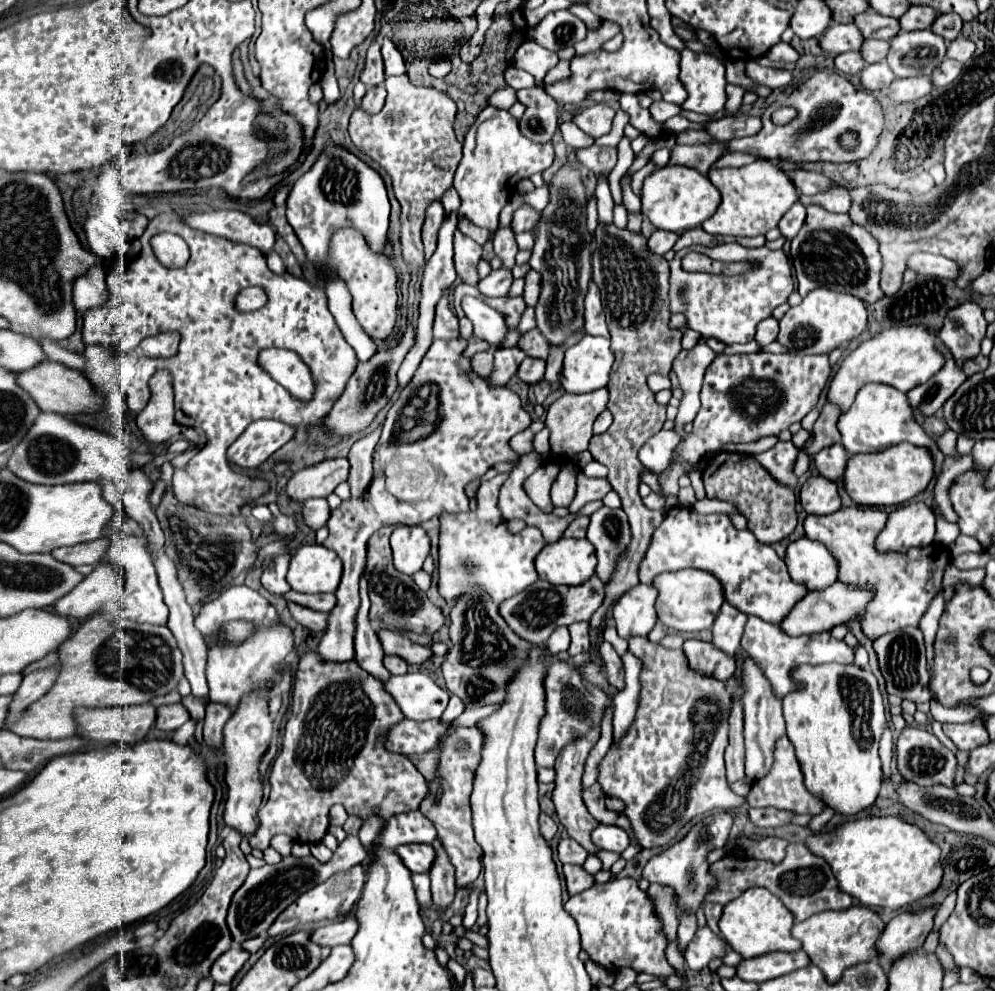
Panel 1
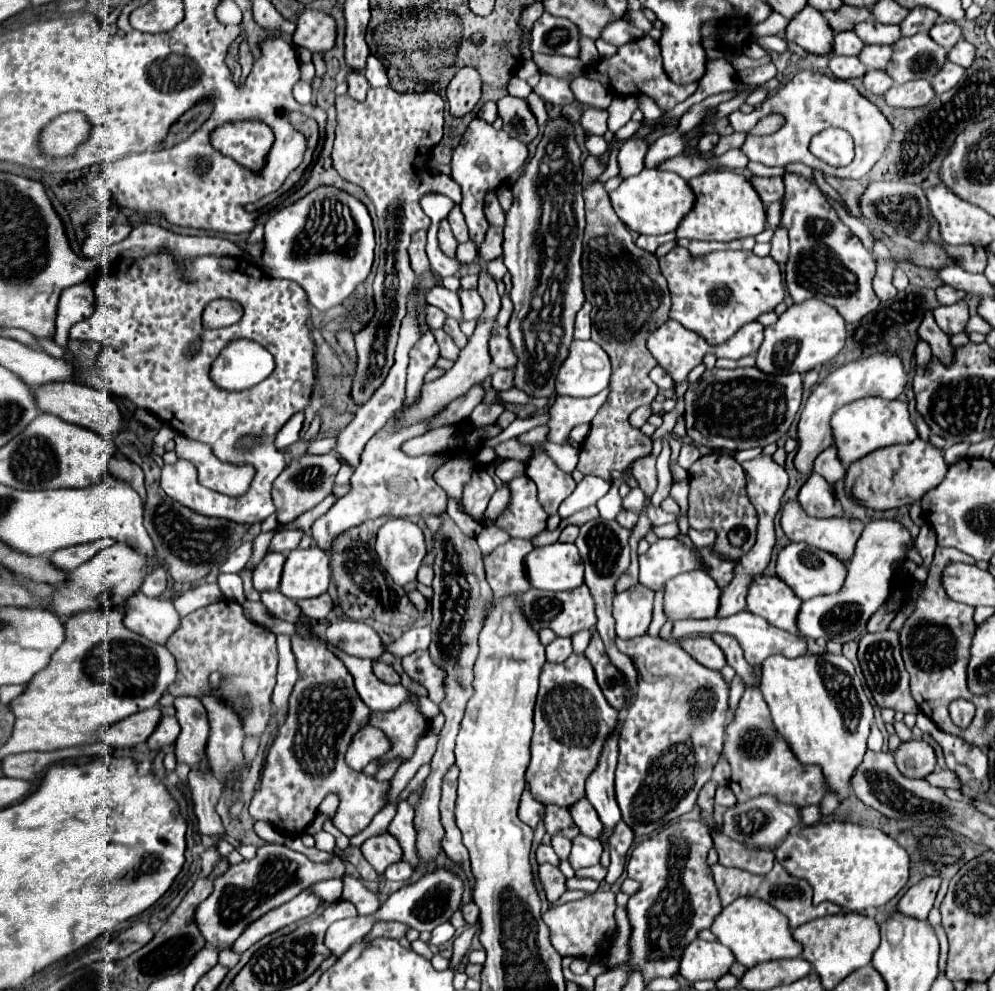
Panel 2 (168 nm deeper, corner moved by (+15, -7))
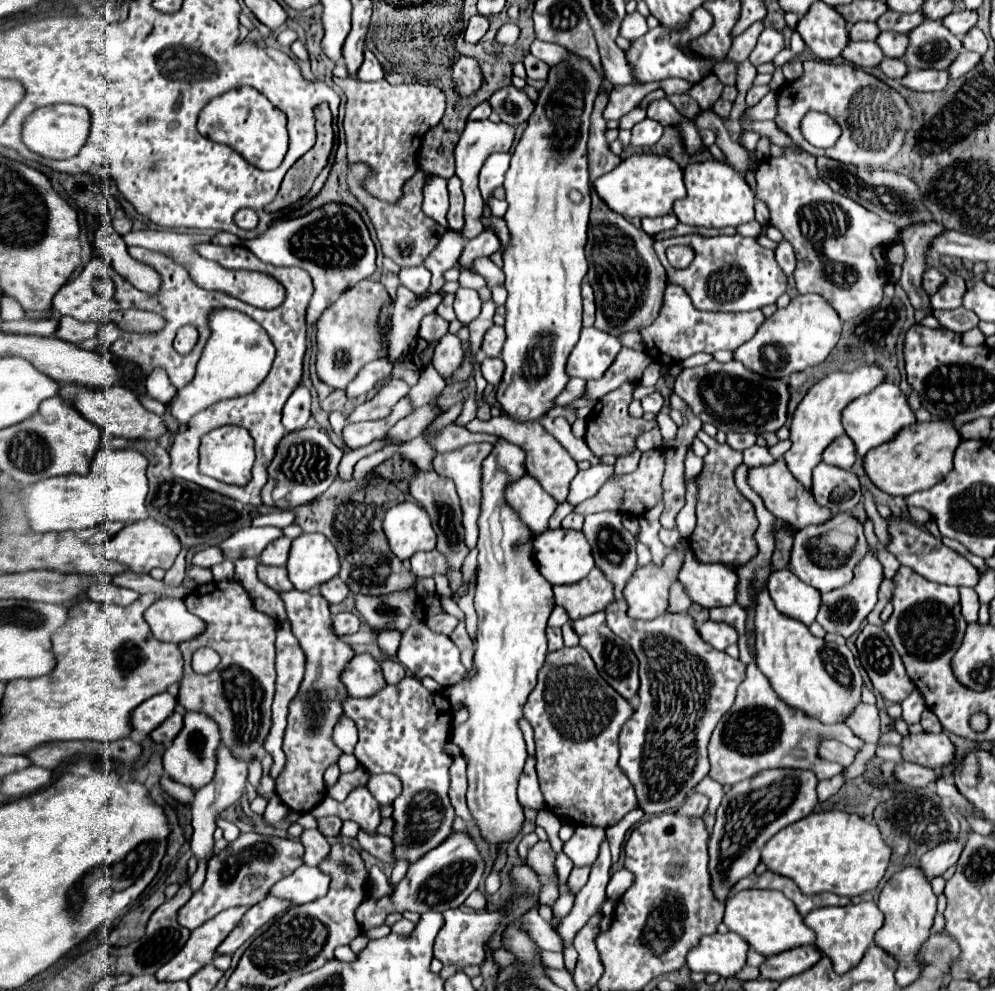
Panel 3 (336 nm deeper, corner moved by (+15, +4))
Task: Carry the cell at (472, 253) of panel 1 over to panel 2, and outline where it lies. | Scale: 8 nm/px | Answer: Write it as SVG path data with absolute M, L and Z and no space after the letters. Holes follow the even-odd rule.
M442 219L442 221L440 221L440 227L438 227L438 243L440 243L440 249L442 249L448 257L454 257L458 243L456 243L456 239L454 239L454 235L452 235L450 225L448 225L446 219Z

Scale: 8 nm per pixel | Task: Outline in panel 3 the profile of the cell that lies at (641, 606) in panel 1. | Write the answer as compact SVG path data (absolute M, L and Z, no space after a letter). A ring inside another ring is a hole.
M682 546L664 560L658 568L654 564L638 566L624 586L628 602L628 616L636 620L652 620L668 608L668 588L676 580L682 566Z

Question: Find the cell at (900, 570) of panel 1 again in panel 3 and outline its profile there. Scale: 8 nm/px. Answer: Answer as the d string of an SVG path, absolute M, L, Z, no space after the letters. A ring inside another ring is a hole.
M776 460L770 466L760 466L760 468L750 468L748 470L748 484L762 496L766 508L782 522L790 524L794 530L802 530L806 526L816 526L816 524L824 524L828 522L834 514L824 508L818 506L814 502L814 496L810 490L806 490L794 476L792 472L788 472L788 466L784 464L784 460Z

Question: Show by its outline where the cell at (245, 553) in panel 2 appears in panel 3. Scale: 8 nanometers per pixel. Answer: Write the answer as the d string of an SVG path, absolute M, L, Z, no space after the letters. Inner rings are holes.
M212 546L212 548L204 548L204 550L196 552L194 558L192 558L192 564L202 566L202 568L212 568L212 566L224 562L224 560L226 560L224 552L220 552L218 546Z

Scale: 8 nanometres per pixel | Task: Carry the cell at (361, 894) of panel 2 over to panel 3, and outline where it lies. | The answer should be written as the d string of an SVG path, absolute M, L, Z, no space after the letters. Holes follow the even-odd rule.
M304 830L304 834L300 836L300 842L306 848L306 864L308 866L318 866L318 862L322 858L326 858L332 848L330 842L326 840L326 836L320 834L318 830Z

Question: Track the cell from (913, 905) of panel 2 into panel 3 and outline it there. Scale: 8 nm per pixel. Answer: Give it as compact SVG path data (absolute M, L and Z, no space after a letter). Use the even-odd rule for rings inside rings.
M956 840L938 844L936 848L932 848L930 852L926 852L920 862L918 868L924 872L926 880L932 882L936 876L942 876L952 864L958 862L958 856L962 852L962 844Z

